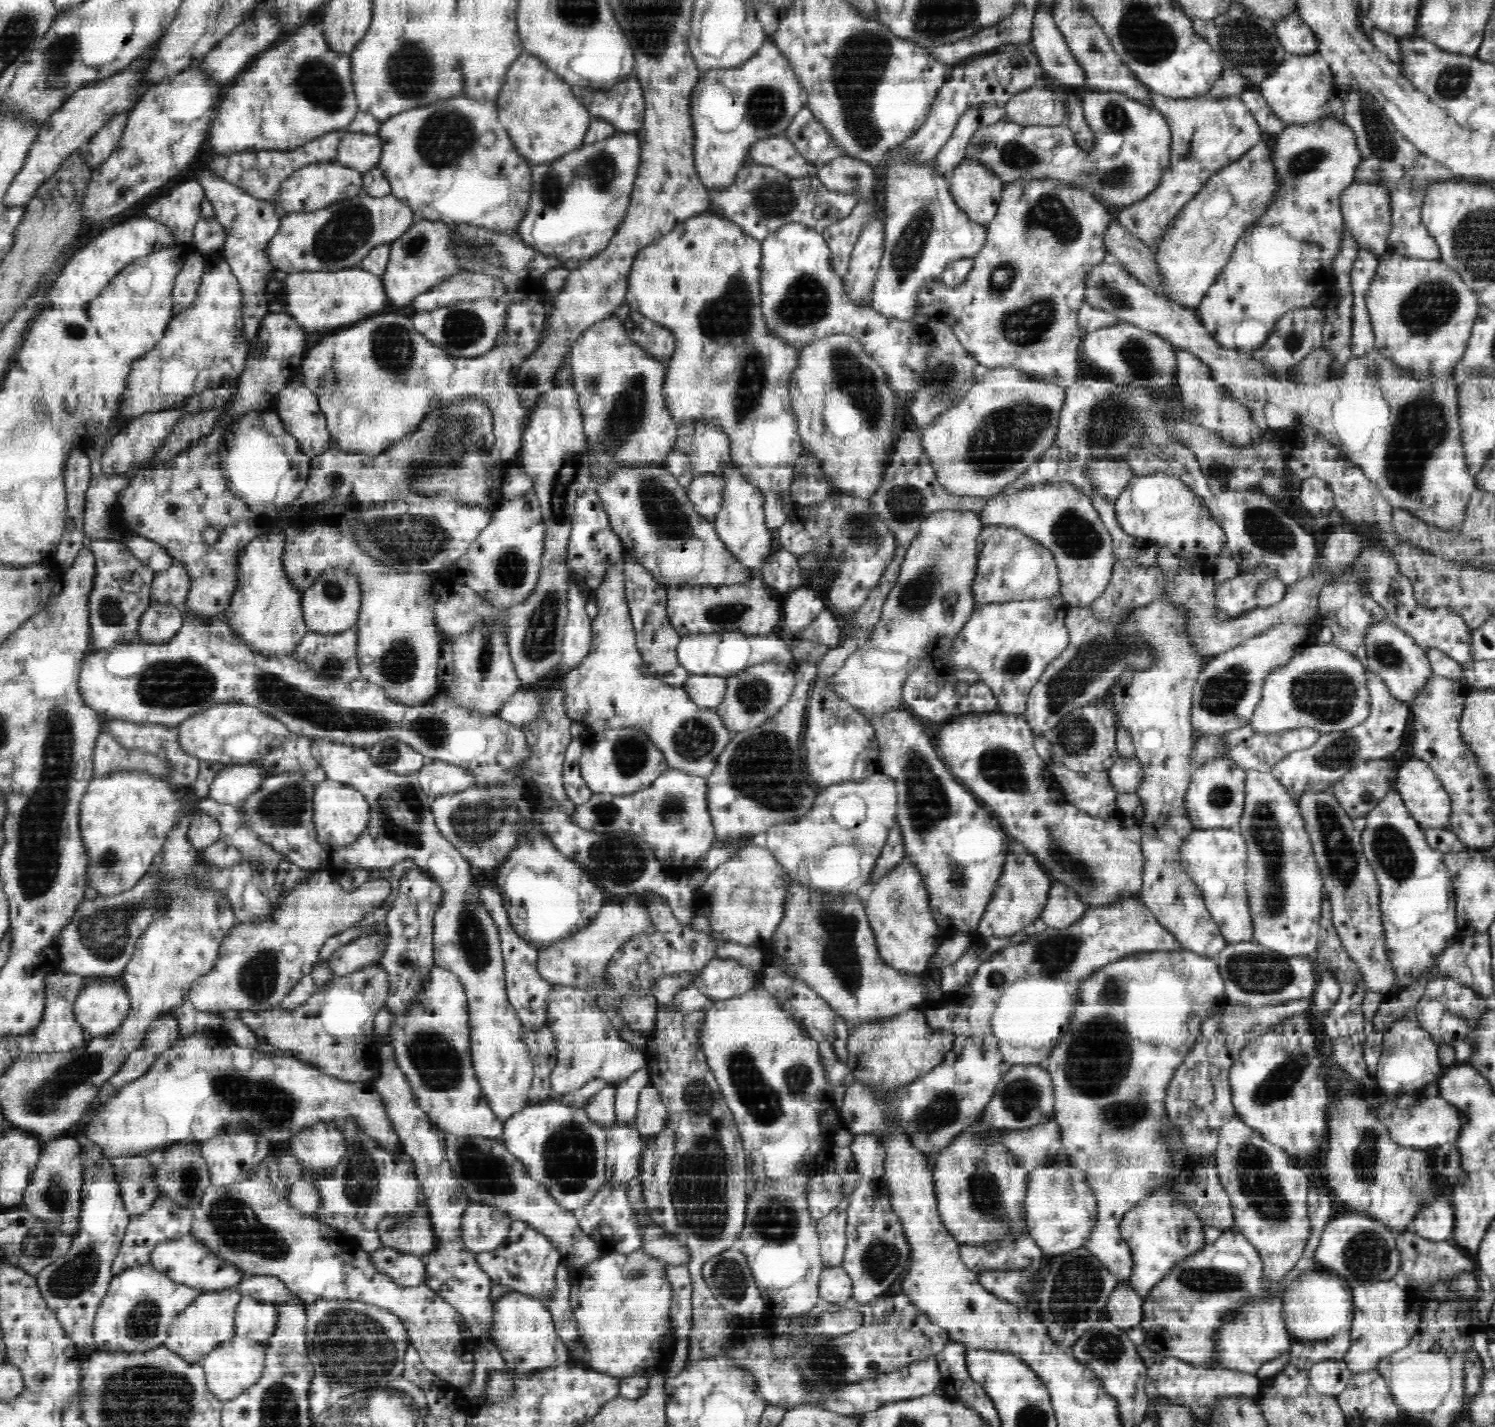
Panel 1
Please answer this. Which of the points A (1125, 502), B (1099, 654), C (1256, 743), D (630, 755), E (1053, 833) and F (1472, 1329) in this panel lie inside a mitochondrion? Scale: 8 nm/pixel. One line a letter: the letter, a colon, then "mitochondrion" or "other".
A: other
B: mitochondrion
C: other
D: mitochondrion
E: mitochondrion
F: other

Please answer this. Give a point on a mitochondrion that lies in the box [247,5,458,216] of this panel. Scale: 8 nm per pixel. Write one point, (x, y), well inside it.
(408, 75)

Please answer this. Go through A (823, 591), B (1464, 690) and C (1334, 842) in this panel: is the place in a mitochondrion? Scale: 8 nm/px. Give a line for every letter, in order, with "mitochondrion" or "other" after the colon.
A: other
B: other
C: mitochondrion

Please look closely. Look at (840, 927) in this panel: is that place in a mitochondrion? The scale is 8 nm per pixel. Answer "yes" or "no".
yes

